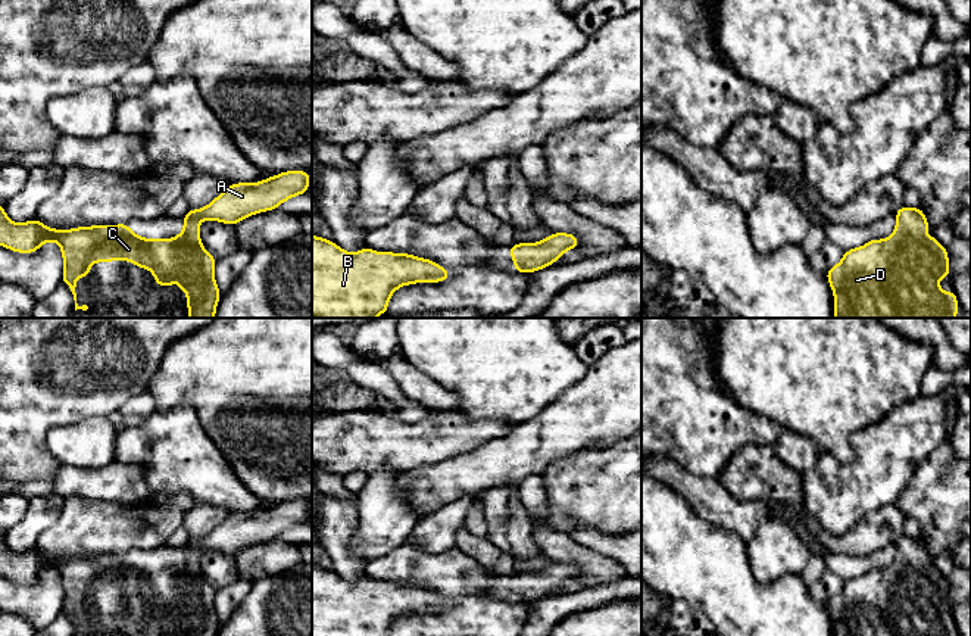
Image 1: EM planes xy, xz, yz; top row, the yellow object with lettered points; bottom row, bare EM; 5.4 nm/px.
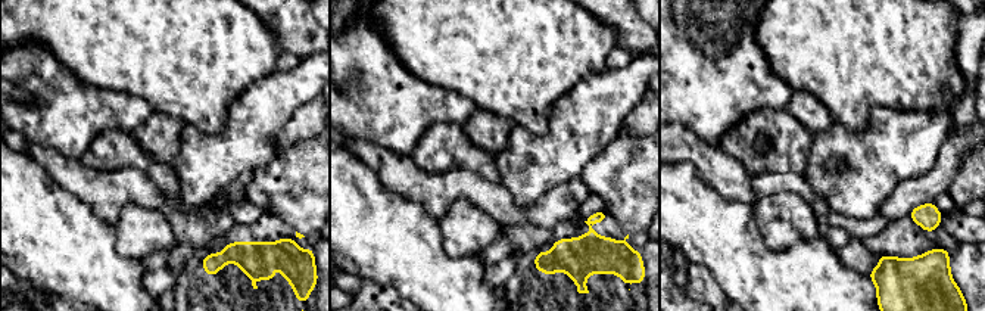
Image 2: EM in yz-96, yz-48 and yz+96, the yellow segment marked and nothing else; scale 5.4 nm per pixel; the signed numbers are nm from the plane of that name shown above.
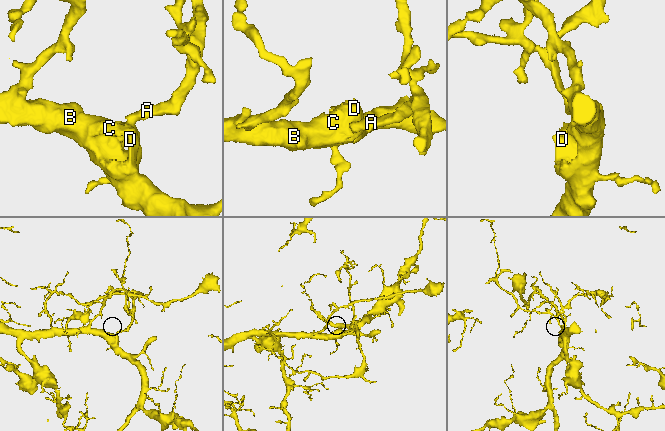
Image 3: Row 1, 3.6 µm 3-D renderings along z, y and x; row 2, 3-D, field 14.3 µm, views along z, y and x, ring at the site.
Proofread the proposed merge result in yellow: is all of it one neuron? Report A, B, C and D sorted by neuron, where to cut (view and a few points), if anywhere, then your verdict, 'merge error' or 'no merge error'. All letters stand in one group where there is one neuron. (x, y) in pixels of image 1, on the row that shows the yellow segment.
A B C D | no cut | no merge error

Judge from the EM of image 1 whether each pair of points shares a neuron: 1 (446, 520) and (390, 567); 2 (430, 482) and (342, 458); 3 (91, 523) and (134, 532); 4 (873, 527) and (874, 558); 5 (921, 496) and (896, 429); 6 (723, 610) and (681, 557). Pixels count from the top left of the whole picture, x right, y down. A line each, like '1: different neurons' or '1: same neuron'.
1: different neurons
2: different neurons
3: same neuron
4: different neurons
5: different neurons
6: same neuron

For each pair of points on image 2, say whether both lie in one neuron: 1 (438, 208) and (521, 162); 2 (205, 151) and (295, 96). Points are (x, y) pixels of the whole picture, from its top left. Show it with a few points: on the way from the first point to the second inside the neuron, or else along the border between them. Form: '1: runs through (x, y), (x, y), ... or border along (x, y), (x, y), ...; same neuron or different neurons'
1: border along (501, 183), (519, 205), (526, 207); different neurons
2: runs through (227, 151), (273, 105); same neuron

